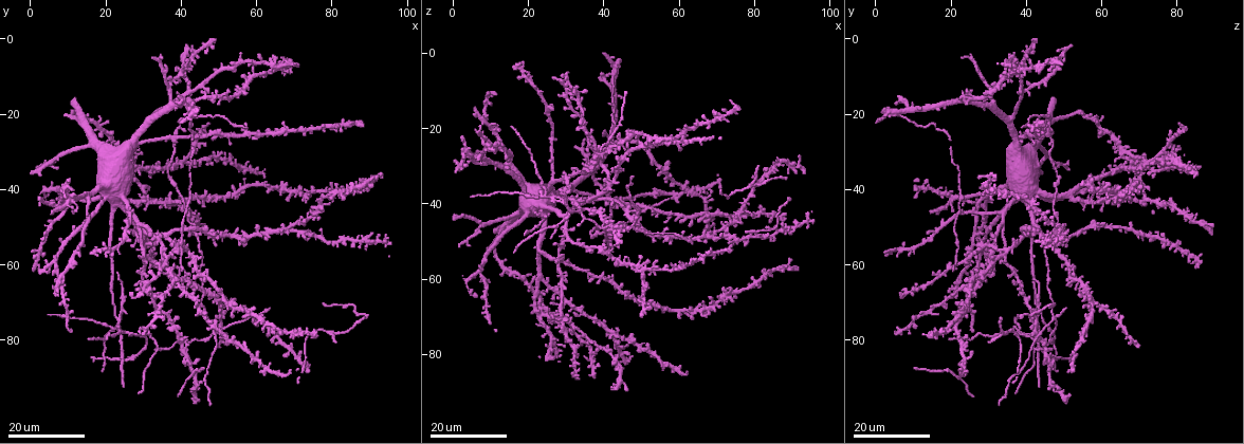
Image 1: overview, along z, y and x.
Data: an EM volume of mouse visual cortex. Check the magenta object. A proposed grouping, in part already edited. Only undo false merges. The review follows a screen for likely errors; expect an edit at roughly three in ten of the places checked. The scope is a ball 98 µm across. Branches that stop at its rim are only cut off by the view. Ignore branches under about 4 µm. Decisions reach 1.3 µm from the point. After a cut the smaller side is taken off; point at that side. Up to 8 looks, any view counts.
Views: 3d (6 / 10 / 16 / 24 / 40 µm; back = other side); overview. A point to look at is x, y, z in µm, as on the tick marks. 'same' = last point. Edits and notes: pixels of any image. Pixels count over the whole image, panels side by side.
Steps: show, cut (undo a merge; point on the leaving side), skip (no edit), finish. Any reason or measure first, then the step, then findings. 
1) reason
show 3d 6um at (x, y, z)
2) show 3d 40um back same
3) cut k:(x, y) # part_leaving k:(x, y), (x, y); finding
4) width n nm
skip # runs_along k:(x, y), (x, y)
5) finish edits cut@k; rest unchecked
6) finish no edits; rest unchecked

two arms in line, one across
show 3d 16um at (79.5, 78.0, 35.5)

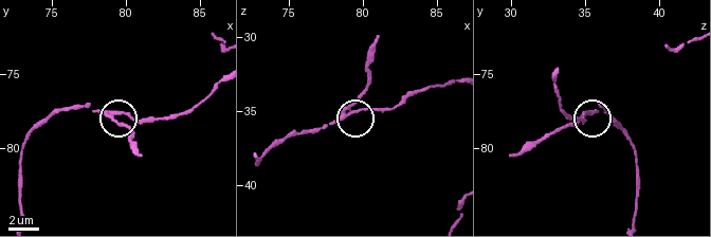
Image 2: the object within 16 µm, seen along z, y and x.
show 3d 10um at (79.0, 78.0, 34.8)

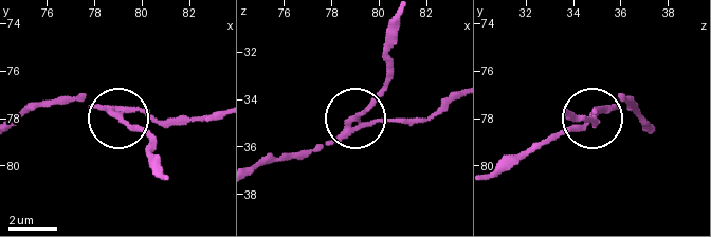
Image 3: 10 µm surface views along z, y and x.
arms 3
cut 3:(134, 130) # part_leaving 3:(114, 114), (151, 138), (151, 159), (165, 177); two neurons meet here

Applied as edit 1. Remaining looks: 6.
show 3d 16um at (40.5, 63.0, 52.5)

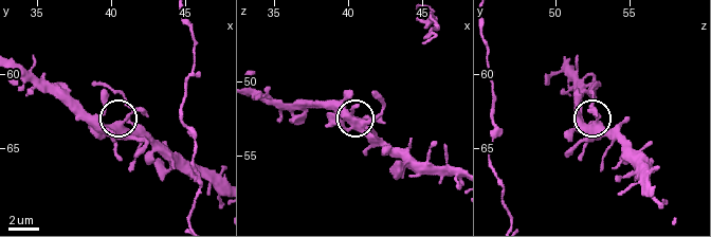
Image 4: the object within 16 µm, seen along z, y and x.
show 3d 6um at (40.8, 63.2, 52.8)

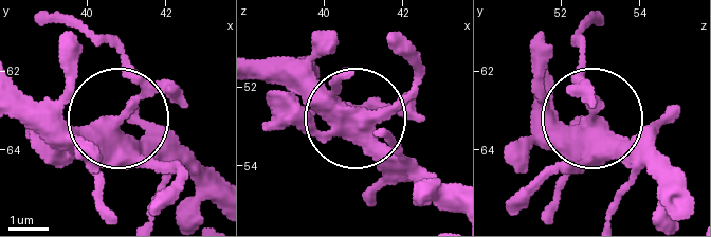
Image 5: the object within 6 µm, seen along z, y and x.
cut 5:(178, 87) # part_leaving 5:(128, 106), (141, 78), (114, 49), (37, 18); two neurons meet here

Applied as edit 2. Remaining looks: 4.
show 3d 24um at (26.0, 78.0, 38.5)

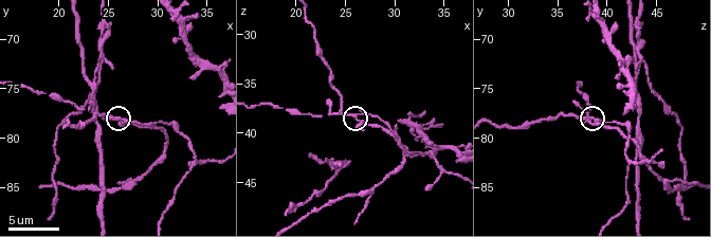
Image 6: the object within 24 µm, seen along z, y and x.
show 3d 10um at (26.0, 77.8, 38.4)

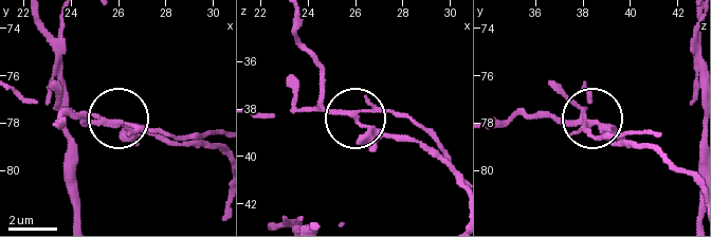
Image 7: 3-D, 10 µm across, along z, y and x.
width 190 nm
cut 7:(122, 135) # a second neuron is stuck on

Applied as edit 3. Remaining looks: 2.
show overview

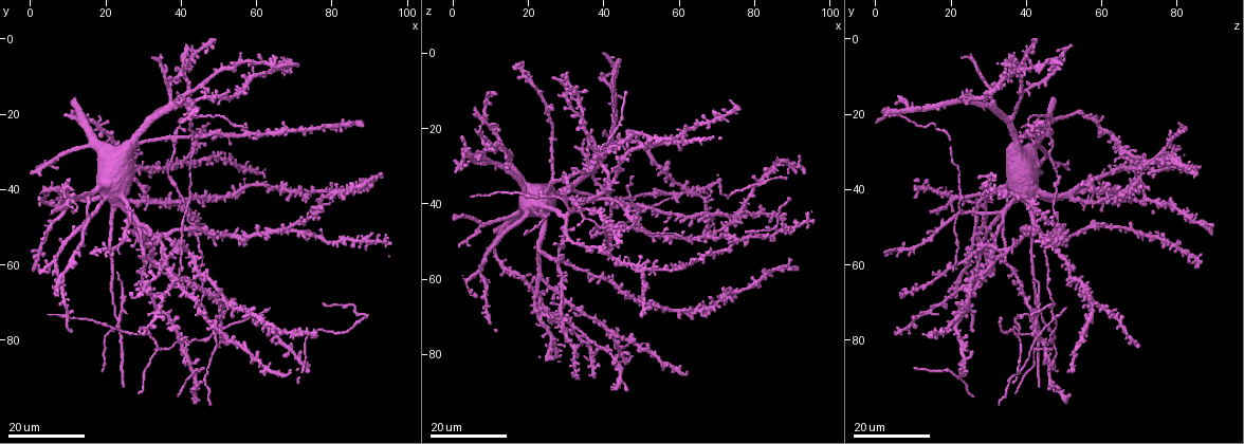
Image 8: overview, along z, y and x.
show 3d 16um at (31.0, 78.4, 41.2)

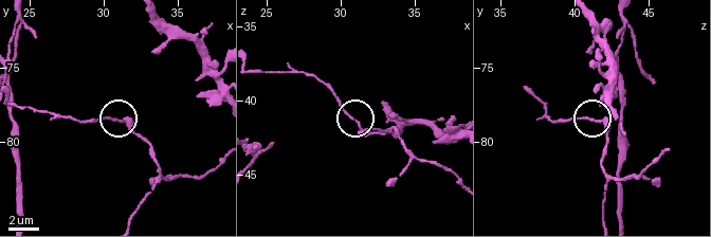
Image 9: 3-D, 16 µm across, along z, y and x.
skip # runs_along 9:(216, 166), (166, 178), (151, 147), (121, 120), (85, 121); one neuron here

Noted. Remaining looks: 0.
finish edits cut@3, cut@5, cut@7; rest unchecked

